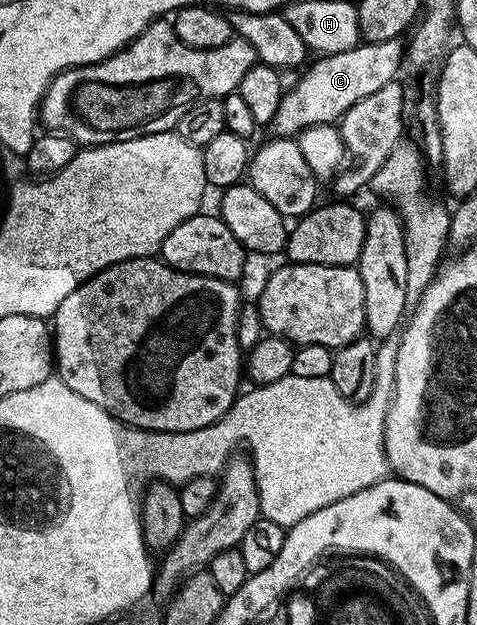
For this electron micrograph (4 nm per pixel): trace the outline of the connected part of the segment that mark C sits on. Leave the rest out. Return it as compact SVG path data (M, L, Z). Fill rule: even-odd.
M403 39L370 44L361 42L342 54L320 56L311 61L312 66L296 85L289 87L278 106L276 119L272 121L271 131L280 138L295 138L303 128L319 124L336 124L356 102L370 98L382 86L393 83L400 72L400 64L406 60L406 44Z

